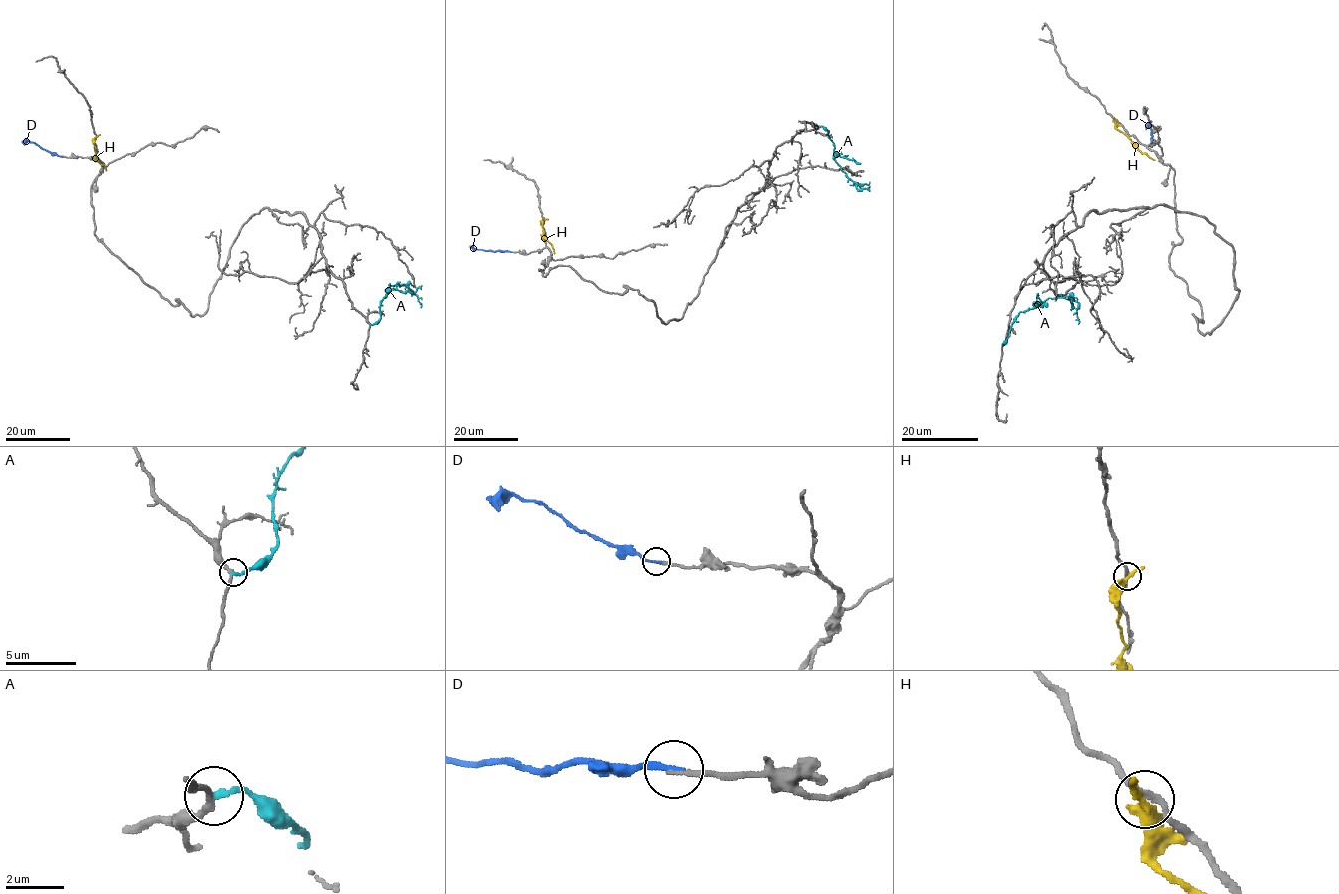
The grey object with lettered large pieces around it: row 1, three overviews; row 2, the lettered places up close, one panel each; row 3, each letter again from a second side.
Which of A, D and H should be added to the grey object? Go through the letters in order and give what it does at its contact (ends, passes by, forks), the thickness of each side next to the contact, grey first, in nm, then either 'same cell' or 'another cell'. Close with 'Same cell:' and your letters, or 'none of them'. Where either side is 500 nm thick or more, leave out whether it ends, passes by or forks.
A: it ends | 220/200 nm | another cell
D: it ends | 140/200 nm | same cell
H: it passes by | 240/340 nm | another cell
Same cell: D

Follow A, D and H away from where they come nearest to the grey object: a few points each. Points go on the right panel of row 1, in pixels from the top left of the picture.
A: (1003, 344), (1015, 317), (1049, 298), (1071, 297), (1078, 303), (1078, 324)
D: (1152, 142), (1150, 125), (1146, 126)
H: (1115, 119), (1117, 128), (1154, 160)

